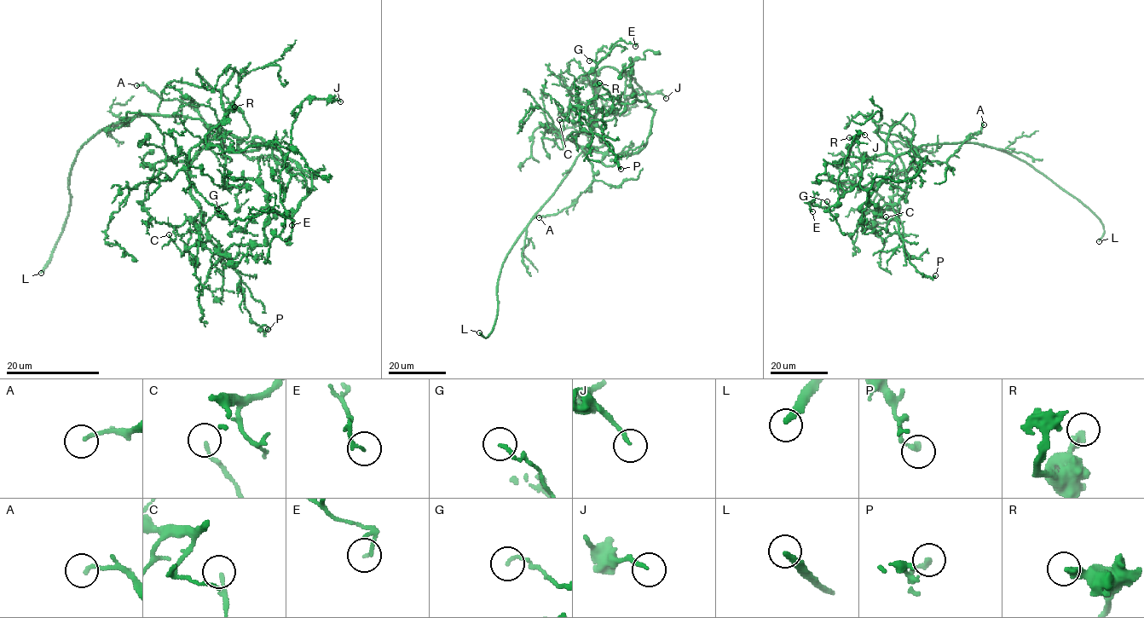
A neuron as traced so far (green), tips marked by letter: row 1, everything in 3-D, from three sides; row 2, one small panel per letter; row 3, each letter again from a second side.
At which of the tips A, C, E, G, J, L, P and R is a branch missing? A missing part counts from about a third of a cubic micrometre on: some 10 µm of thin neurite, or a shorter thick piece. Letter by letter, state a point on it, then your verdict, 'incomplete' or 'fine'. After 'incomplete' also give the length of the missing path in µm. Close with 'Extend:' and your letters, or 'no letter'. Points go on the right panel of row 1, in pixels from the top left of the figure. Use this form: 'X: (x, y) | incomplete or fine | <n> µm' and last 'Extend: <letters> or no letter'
A: (984, 124) | incomplete | 15 µm
C: (886, 216) | fine
E: (812, 211) | fine
G: (827, 201) | fine
J: (864, 135) | fine
L: (1099, 241) | incomplete | 50 µm
P: (935, 275) | fine
R: (849, 137) | fine
Extend: A, L

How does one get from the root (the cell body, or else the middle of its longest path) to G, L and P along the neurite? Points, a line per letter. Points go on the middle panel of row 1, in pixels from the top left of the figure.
G: (594, 151), (590, 147), (588, 107), (574, 101), (569, 89), (580, 75), (597, 66), (589, 60)
L: (594, 151), (585, 151), (576, 158), (570, 171), (507, 254), (499, 275), (494, 327), (486, 337), (479, 332)
P: (594, 151), (585, 150), (572, 140), (580, 127), (603, 137), (615, 155), (621, 169)

